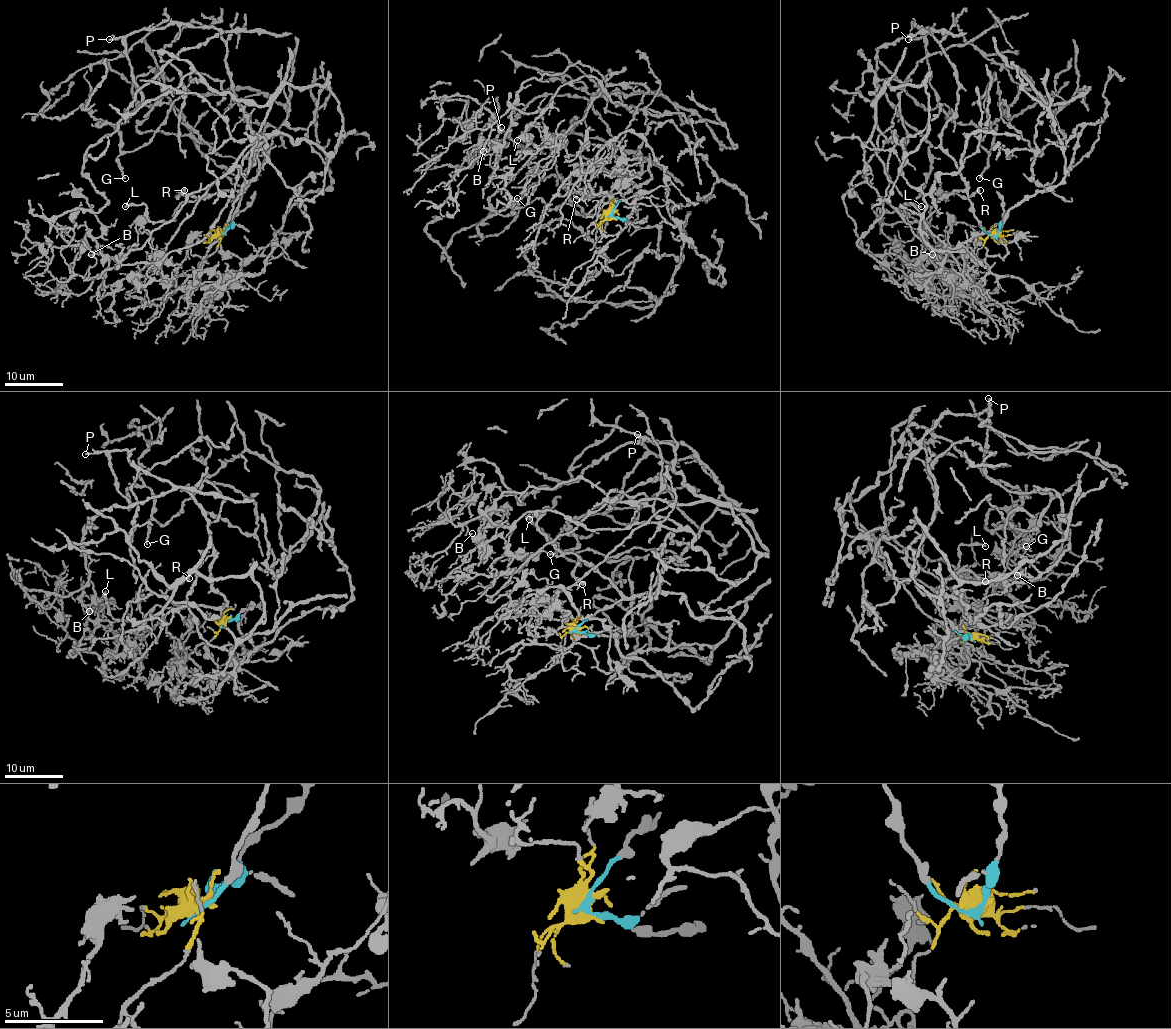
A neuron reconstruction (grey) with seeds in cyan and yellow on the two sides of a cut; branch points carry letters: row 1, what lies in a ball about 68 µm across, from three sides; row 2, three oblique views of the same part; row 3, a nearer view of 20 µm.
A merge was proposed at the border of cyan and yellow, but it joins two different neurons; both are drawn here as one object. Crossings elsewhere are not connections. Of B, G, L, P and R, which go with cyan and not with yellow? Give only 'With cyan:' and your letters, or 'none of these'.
With cyan: G, L, P, R

